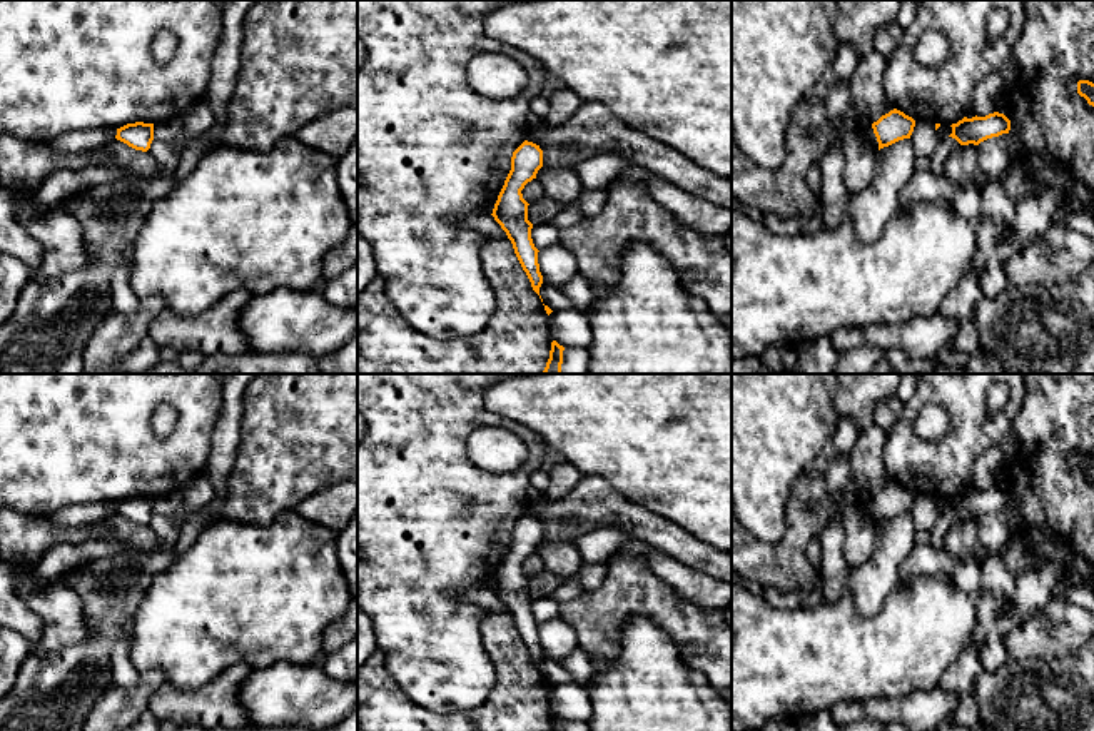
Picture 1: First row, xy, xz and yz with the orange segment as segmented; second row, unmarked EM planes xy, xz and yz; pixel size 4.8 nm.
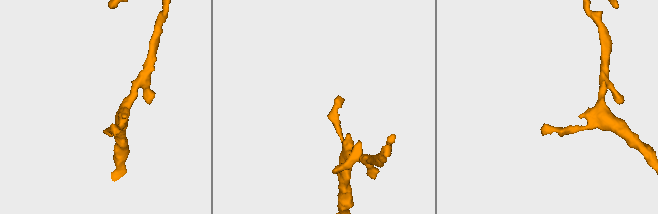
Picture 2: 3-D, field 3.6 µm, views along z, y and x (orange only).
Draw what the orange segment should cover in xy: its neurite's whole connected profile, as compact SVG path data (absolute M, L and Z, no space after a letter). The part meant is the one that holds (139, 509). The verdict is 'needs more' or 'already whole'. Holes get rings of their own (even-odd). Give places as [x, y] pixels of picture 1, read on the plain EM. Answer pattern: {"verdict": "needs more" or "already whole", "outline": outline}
{"verdict": "already whole", "outline": "M144 496L127 497L117 502L115 512L135 524L147 526L154 514L154 497Z"}

